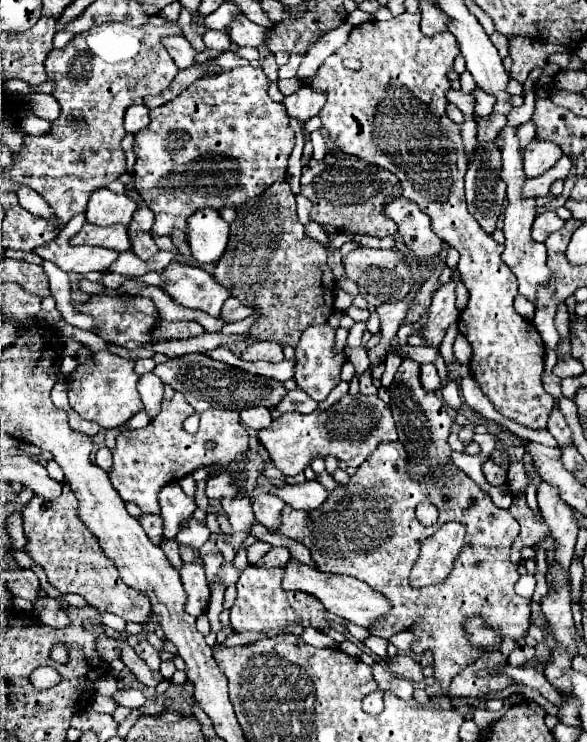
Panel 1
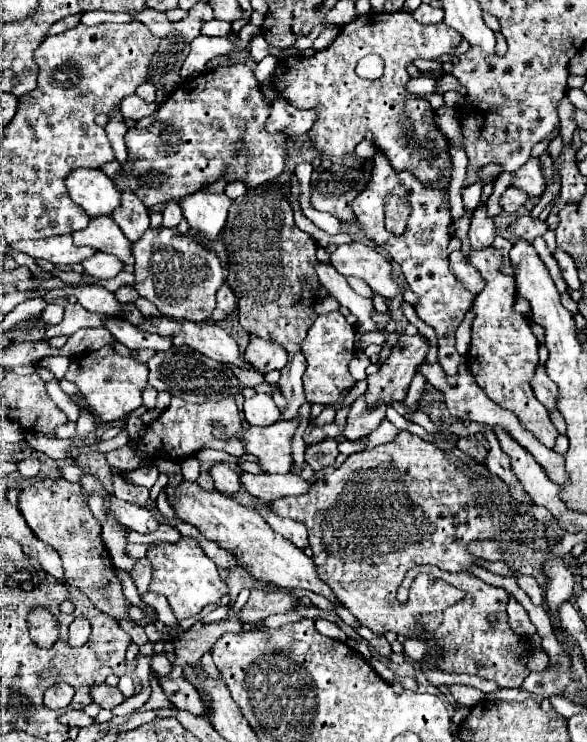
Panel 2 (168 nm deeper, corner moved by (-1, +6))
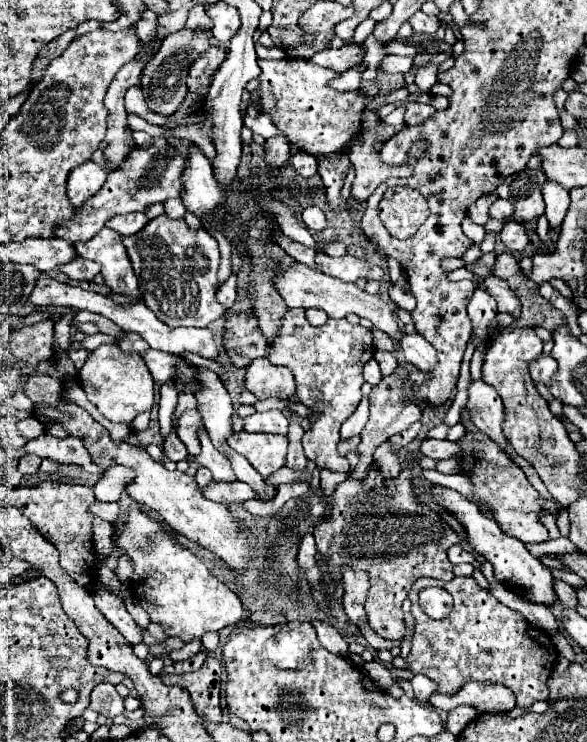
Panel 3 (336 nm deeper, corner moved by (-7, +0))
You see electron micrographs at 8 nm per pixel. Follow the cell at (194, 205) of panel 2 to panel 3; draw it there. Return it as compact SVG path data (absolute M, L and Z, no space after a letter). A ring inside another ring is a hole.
M197 146L191 148L191 156L187 156L187 168L183 170L183 204L195 216L215 214L213 210L223 200L223 192L217 188L213 178L211 162L205 158L203 150Z

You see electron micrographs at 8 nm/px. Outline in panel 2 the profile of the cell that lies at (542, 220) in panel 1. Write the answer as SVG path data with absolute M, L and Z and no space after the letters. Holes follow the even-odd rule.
M523 216L523 218L517 218L517 222L511 224L511 230L513 230L515 236L525 238L527 242L533 242L537 236L543 236L545 230L549 230L549 226L547 226L547 222L543 222L539 218Z

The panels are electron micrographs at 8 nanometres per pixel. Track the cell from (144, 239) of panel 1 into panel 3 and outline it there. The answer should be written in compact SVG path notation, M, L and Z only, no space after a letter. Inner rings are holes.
M131 212L131 214L123 214L123 216L113 216L111 220L107 220L107 228L115 230L121 236L129 236L139 232L145 224L149 222L149 218L143 212Z

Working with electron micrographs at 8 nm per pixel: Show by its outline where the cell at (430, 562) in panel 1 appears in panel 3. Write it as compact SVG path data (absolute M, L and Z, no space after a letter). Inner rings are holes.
M455 576L449 582L443 582L435 578L421 578L417 584L411 588L409 598L413 602L413 616L415 616L415 636L413 636L413 648L411 654L407 656L407 670L411 674L425 674L433 682L437 682L437 692L439 694L455 694L463 688L465 682L491 682L491 684L501 684L507 686L515 698L519 708L529 708L537 700L547 700L549 698L549 688L547 680L553 672L553 666L557 662L557 650L545 630L539 630L531 626L529 622L525 624L523 614L503 606L497 598L491 596L489 590L481 588L472 576ZM429 586L446 589L453 596L453 612L447 618L441 620L431 620L419 606L419 590Z

